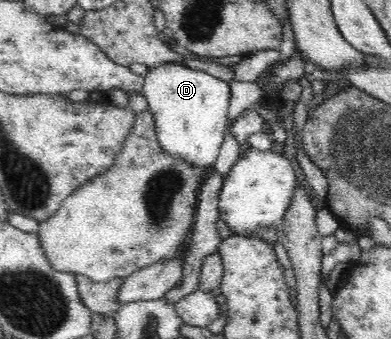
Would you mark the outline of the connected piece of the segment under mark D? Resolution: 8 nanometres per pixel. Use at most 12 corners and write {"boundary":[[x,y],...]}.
{"boundary":[[189,65],[148,67],[142,95],[169,155],[214,166],[231,87]]}

